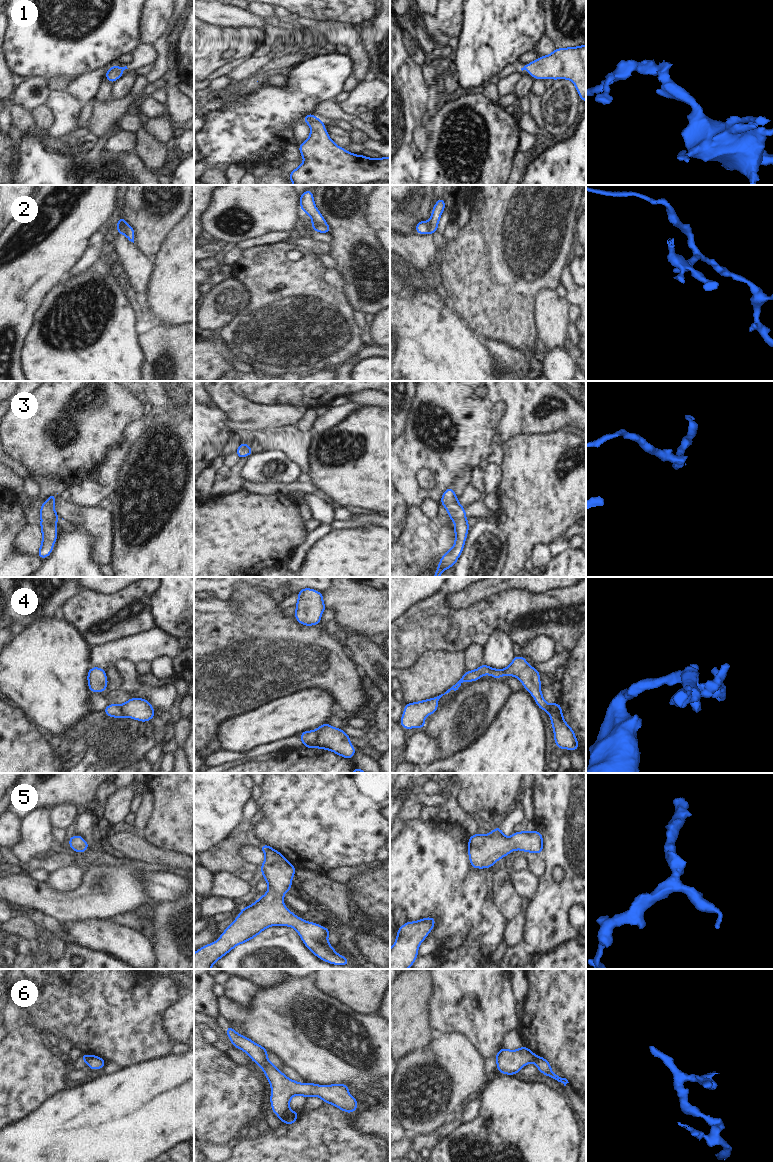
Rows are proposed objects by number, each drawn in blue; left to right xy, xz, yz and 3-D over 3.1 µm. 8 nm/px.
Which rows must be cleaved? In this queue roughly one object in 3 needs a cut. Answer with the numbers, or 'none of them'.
2, 4, 6

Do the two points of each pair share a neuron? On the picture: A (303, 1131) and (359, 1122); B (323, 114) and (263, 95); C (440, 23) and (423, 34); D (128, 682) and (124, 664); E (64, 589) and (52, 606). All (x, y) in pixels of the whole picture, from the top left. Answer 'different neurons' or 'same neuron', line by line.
A: different neurons
B: different neurons
C: different neurons
D: same neuron
E: same neuron

